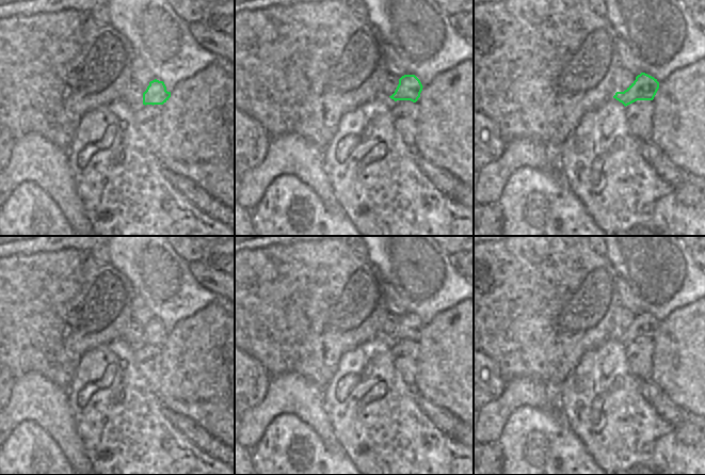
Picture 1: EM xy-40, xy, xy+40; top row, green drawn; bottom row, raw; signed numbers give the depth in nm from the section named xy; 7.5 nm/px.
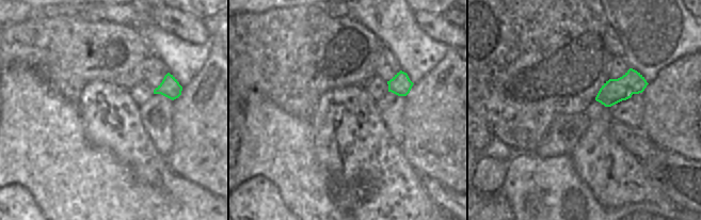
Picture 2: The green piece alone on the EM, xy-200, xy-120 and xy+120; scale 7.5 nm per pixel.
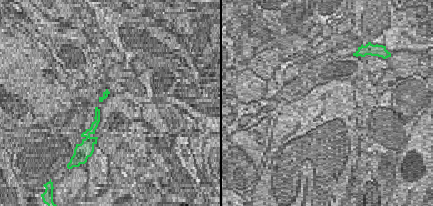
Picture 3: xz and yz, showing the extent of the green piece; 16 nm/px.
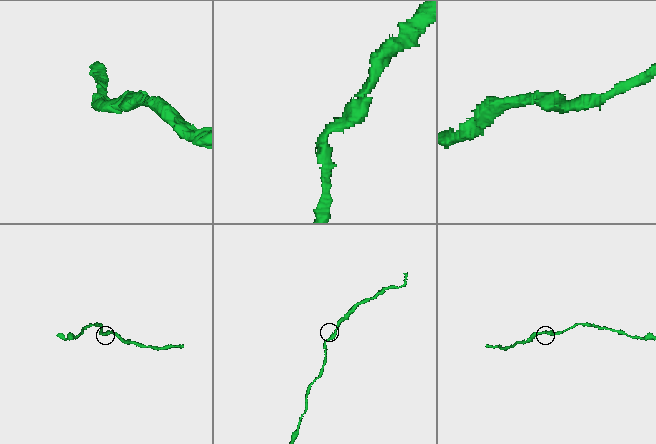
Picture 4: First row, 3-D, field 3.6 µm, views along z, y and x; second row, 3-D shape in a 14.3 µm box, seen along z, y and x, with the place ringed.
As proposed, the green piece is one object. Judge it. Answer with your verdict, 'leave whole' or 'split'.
leave whole

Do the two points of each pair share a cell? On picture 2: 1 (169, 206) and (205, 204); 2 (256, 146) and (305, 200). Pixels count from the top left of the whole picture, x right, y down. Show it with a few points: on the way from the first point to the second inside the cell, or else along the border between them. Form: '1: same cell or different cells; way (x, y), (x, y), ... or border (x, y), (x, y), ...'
1: same cell; way (177, 206), (196, 206)
2: same cell; way (269, 159), (297, 187)

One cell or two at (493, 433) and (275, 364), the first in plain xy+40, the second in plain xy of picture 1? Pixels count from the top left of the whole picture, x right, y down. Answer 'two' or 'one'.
two

